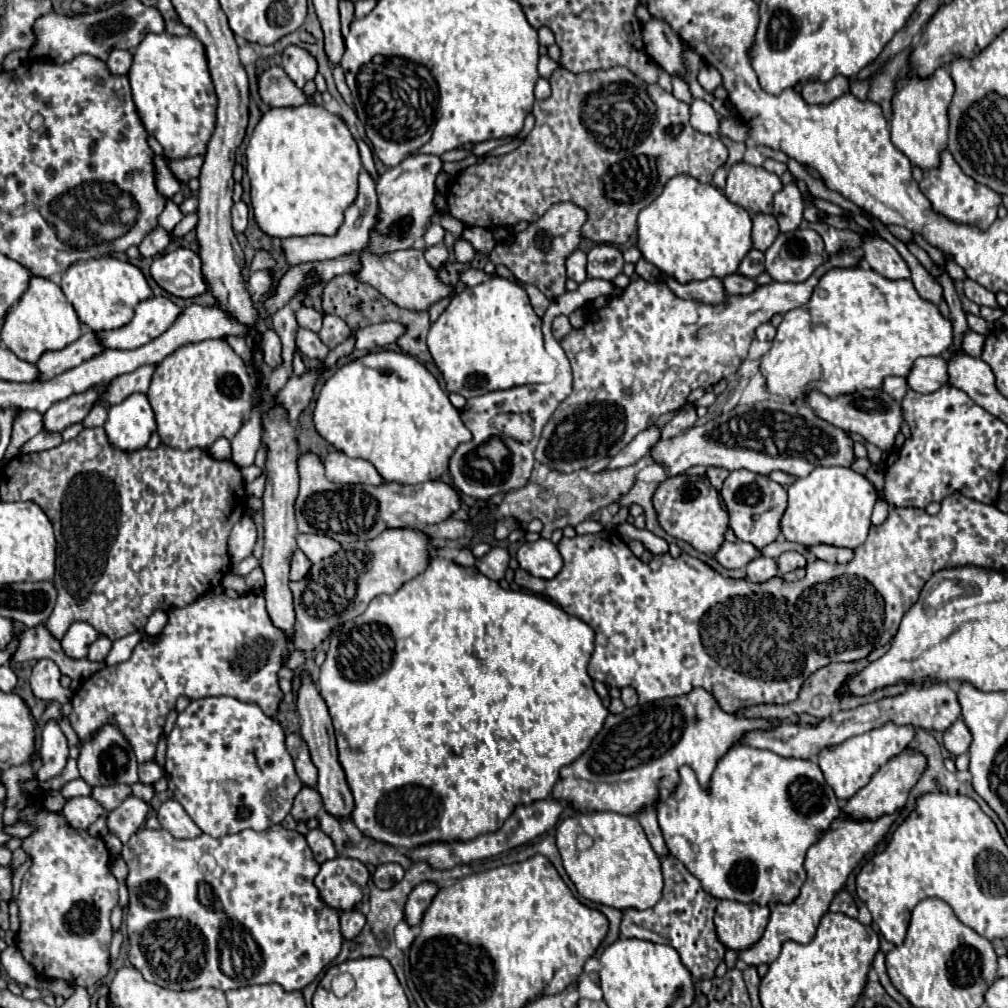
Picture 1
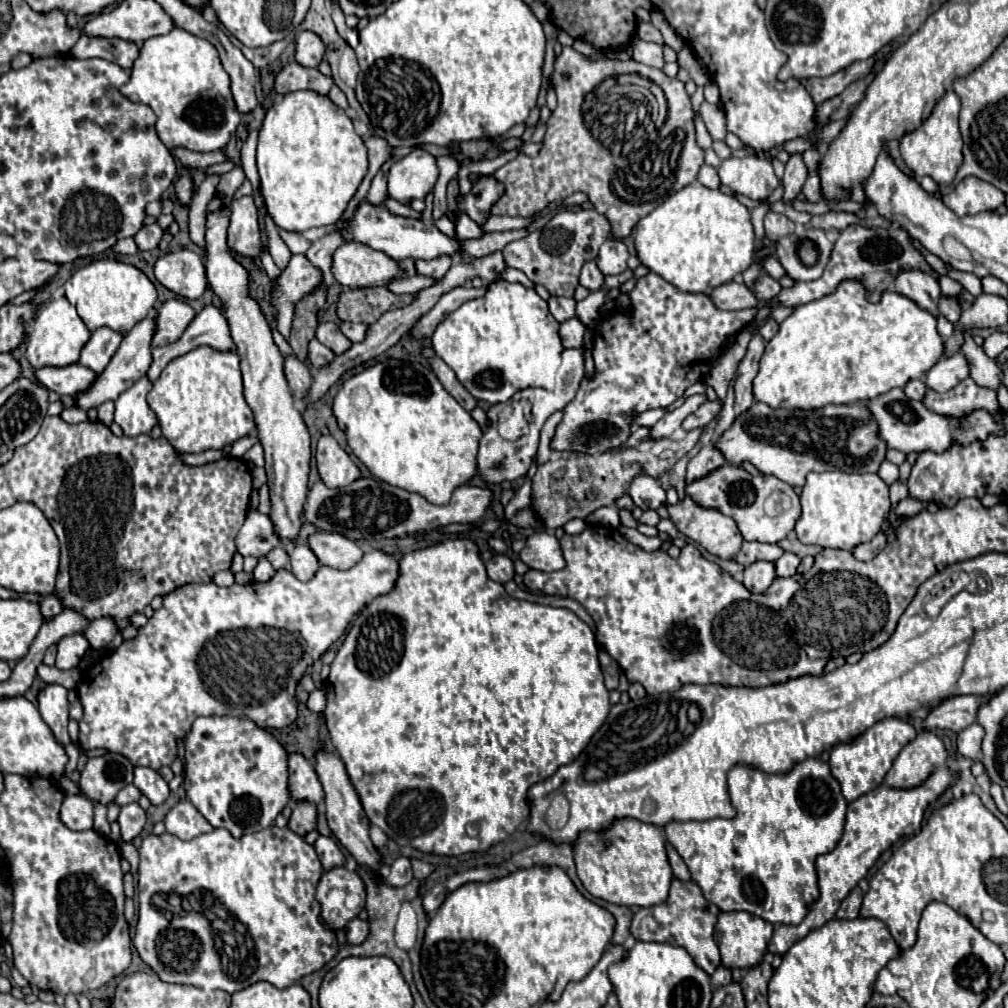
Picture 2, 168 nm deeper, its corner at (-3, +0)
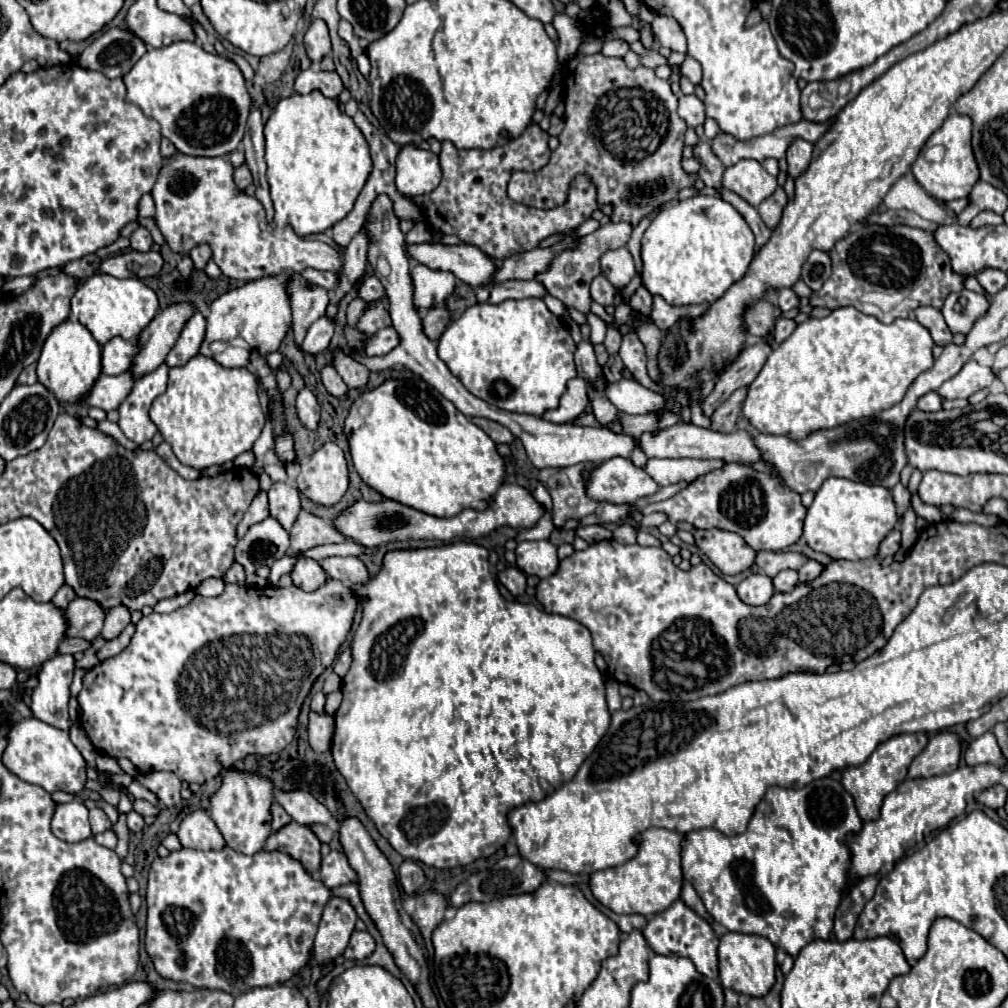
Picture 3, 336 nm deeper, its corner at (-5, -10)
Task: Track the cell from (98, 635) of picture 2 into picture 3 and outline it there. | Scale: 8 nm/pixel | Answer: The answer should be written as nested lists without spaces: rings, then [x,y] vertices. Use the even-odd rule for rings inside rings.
[[[125,606],[111,608],[111,610],[107,612],[107,616],[105,616],[105,626],[103,626],[103,630],[101,630],[101,636],[103,636],[105,640],[113,640],[113,638],[117,638],[117,636],[123,632],[123,628],[125,628],[129,622],[131,622],[131,620],[129,620],[129,610],[127,610]]]

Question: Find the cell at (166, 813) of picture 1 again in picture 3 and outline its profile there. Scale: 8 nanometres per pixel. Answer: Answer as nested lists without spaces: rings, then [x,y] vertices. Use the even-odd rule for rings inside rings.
[[[197,810],[185,816],[179,826],[177,838],[183,848],[197,848],[197,850],[221,850],[225,840],[209,814],[205,810]]]

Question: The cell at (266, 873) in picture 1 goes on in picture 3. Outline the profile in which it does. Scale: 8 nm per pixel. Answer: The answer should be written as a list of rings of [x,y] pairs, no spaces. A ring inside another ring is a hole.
[[[229,846],[221,848],[221,850],[189,850],[189,848],[181,848],[171,852],[167,858],[155,858],[151,868],[149,868],[149,878],[147,878],[147,932],[145,932],[145,950],[149,954],[149,958],[153,960],[153,966],[157,970],[157,974],[161,978],[173,980],[173,982],[187,982],[195,988],[209,988],[209,990],[223,990],[227,994],[243,994],[249,992],[253,988],[259,986],[275,986],[275,984],[285,984],[289,982],[293,976],[297,976],[307,964],[313,962],[313,940],[317,934],[317,926],[321,920],[321,912],[325,908],[325,904],[329,902],[329,888],[325,888],[325,884],[321,884],[321,880],[315,880],[301,862],[293,860],[289,854],[283,852],[267,852],[261,850],[253,856],[245,856],[239,854],[235,850],[231,850]]]

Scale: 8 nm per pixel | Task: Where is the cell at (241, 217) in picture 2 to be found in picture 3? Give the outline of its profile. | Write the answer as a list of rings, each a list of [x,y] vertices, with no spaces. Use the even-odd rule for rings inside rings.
[[[179,154],[167,160],[159,172],[159,178],[153,186],[153,200],[155,200],[155,220],[161,232],[167,238],[167,244],[173,252],[187,254],[195,244],[207,242],[213,248],[213,258],[223,270],[225,276],[233,280],[257,280],[265,276],[277,276],[281,272],[303,272],[305,268],[315,268],[323,272],[333,272],[341,276],[343,268],[343,254],[323,242],[299,238],[289,226],[287,228],[273,228],[265,220],[265,210],[257,198],[239,192],[233,184],[233,166],[225,158],[195,158]]]

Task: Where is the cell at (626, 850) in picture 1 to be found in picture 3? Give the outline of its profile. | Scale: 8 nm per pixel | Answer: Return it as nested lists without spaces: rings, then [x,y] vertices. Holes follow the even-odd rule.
[[[649,828],[641,832],[635,838],[635,844],[639,848],[635,858],[631,858],[623,866],[615,866],[591,874],[589,888],[593,896],[615,914],[653,916],[663,912],[681,894],[681,884],[683,884],[681,846],[679,846],[681,838],[683,836],[679,832],[661,830],[661,828]]]

